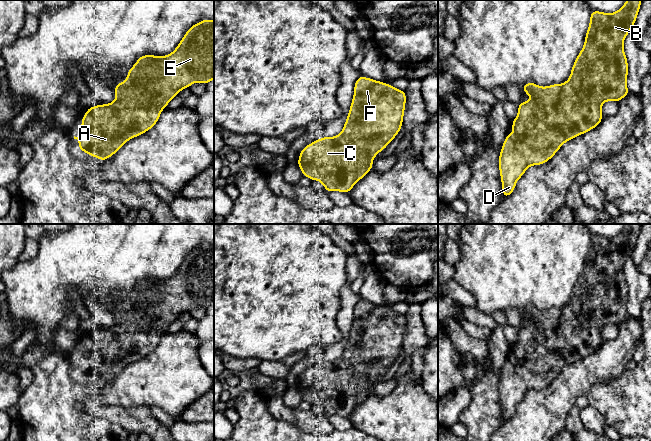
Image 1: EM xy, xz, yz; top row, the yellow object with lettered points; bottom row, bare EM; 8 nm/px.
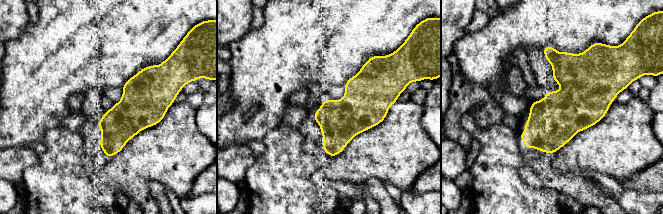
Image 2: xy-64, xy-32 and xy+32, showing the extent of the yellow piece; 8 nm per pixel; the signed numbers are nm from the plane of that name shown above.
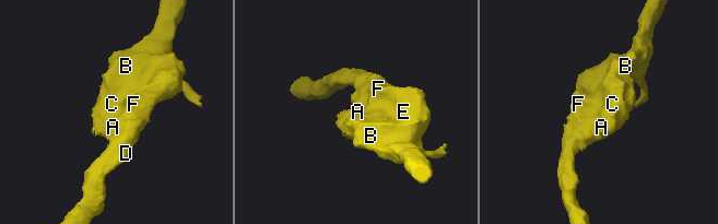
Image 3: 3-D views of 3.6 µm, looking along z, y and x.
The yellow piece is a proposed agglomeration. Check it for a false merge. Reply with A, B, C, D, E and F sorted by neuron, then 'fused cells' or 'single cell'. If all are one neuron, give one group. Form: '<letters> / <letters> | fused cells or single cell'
A B C D E F | single cell

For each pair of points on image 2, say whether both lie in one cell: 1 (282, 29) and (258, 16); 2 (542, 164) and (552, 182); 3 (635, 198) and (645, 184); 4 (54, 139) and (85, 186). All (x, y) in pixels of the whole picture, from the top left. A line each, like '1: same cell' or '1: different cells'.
1: different cells
2: same cell
3: different cells
4: same cell

